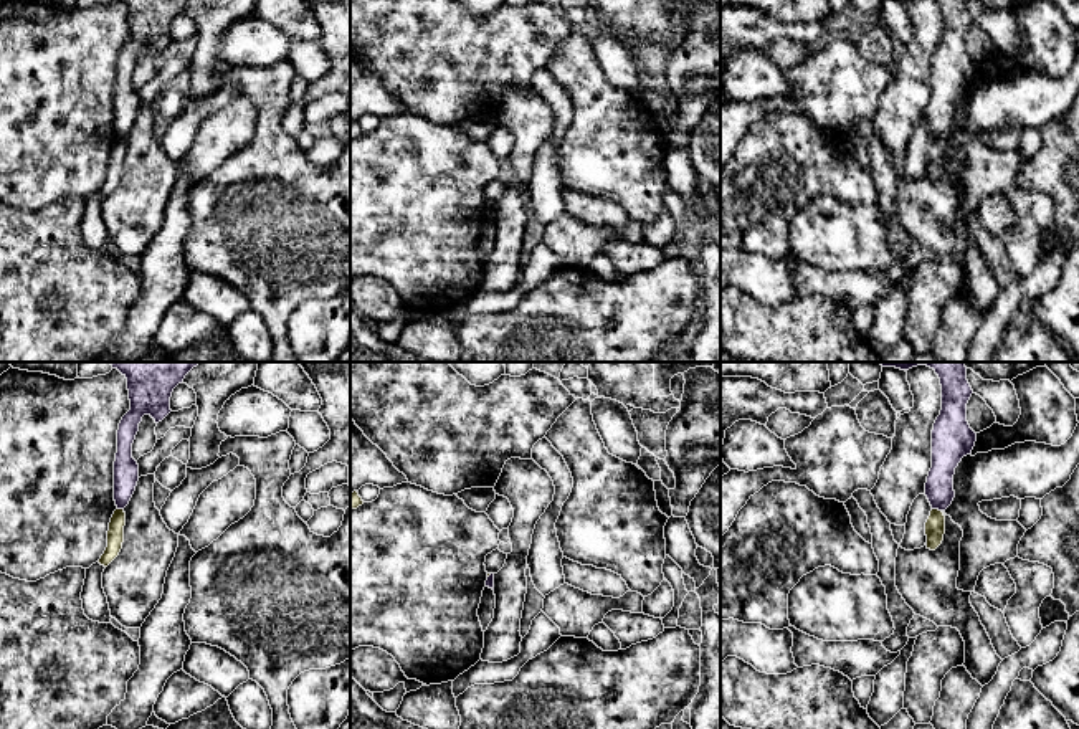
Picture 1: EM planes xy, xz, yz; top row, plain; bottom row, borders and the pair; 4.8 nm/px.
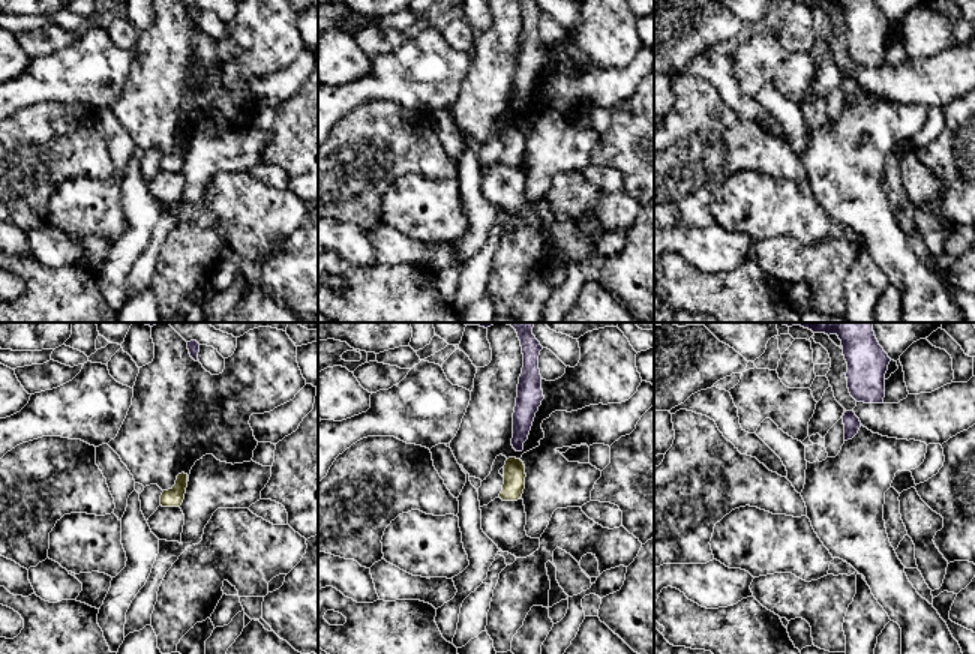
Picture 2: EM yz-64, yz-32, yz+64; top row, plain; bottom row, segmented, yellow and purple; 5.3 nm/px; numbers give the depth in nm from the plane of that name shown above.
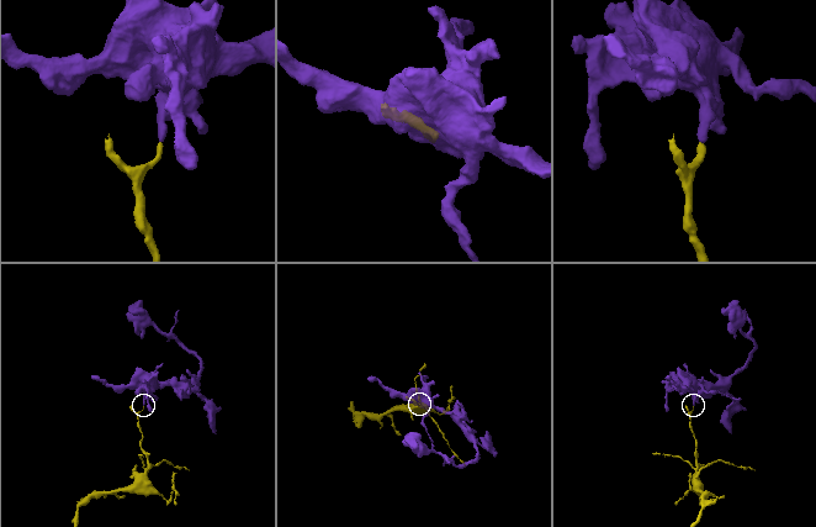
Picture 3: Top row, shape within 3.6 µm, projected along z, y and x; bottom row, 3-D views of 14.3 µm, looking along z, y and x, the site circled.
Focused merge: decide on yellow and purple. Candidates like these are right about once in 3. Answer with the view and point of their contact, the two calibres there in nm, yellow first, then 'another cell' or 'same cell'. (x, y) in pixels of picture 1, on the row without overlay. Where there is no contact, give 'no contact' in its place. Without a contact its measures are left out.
contact yz (937, 139); calibres 100 and 140 nm; another cell

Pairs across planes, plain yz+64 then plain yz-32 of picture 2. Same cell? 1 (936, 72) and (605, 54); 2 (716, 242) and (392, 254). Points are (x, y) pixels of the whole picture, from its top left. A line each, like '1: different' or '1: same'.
1: different
2: different

